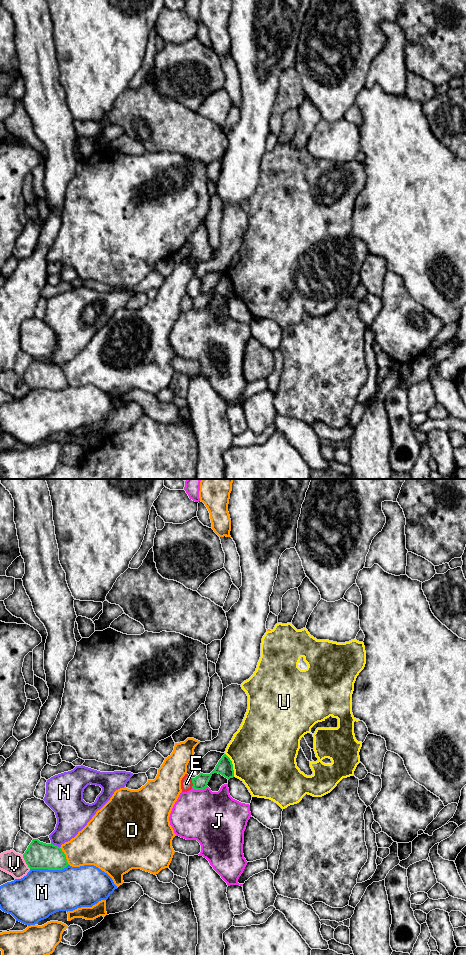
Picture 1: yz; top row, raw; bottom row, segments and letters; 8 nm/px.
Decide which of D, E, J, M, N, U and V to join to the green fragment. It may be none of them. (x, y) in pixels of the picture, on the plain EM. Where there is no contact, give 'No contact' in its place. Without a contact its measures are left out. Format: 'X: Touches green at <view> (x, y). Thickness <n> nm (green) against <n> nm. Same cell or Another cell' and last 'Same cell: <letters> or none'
D: Touches green at yz (65, 376). Thickness 220 nm (green) against 320 nm. Another cell
E: Touches green at yz (192, 302). Thickness 120 nm (green) against 100 nm. Another cell
J: Touches green at yz (199, 309). Thickness 120 nm (green) against 420 nm. Another cell
M: Touches green at yz (49, 389). Thickness 220 nm (green) against 380 nm. Another cell
N: Touches green at yz (55, 365). Thickness 220 nm (green) against 240 nm. Another cell
U: Touches green at yz (232, 285). Thickness 130 nm (green) against 500 nm. Another cell
V: Touches green at yz (25, 381). Thickness 220 nm (green) against 180 nm. Another cell
Same cell: none

